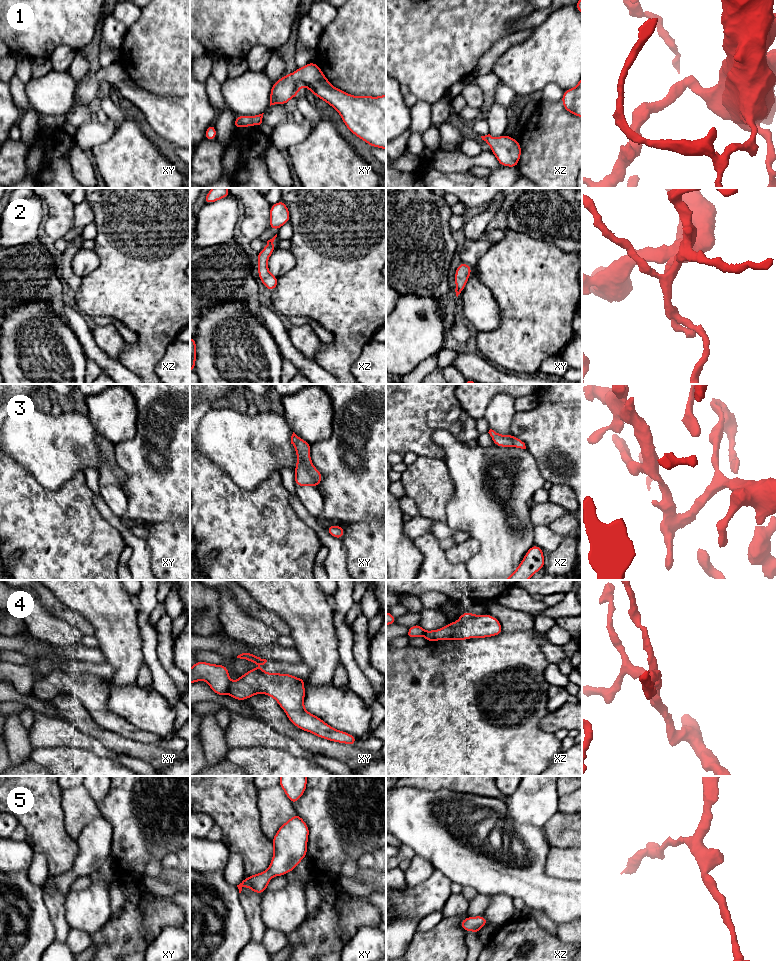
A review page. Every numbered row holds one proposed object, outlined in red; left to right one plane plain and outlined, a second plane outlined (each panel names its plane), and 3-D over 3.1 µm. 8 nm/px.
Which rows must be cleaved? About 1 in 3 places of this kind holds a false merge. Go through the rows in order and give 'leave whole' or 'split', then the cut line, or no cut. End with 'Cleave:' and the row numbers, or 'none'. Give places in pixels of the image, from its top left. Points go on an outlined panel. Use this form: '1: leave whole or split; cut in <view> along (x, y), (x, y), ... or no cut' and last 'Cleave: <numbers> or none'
1: leave whole; no cut
2: leave whole; no cut
3: leave whole; no cut
4: split; cut in xy along (231, 682), (227, 693)
5: leave whole; no cut
Cleave: 4

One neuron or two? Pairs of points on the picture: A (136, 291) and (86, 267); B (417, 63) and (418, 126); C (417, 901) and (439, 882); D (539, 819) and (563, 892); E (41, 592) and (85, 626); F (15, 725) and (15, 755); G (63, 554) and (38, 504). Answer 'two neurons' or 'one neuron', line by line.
A: two neurons
B: two neurons
C: one neuron
D: two neurons
E: one neuron
F: one neuron
G: one neuron

